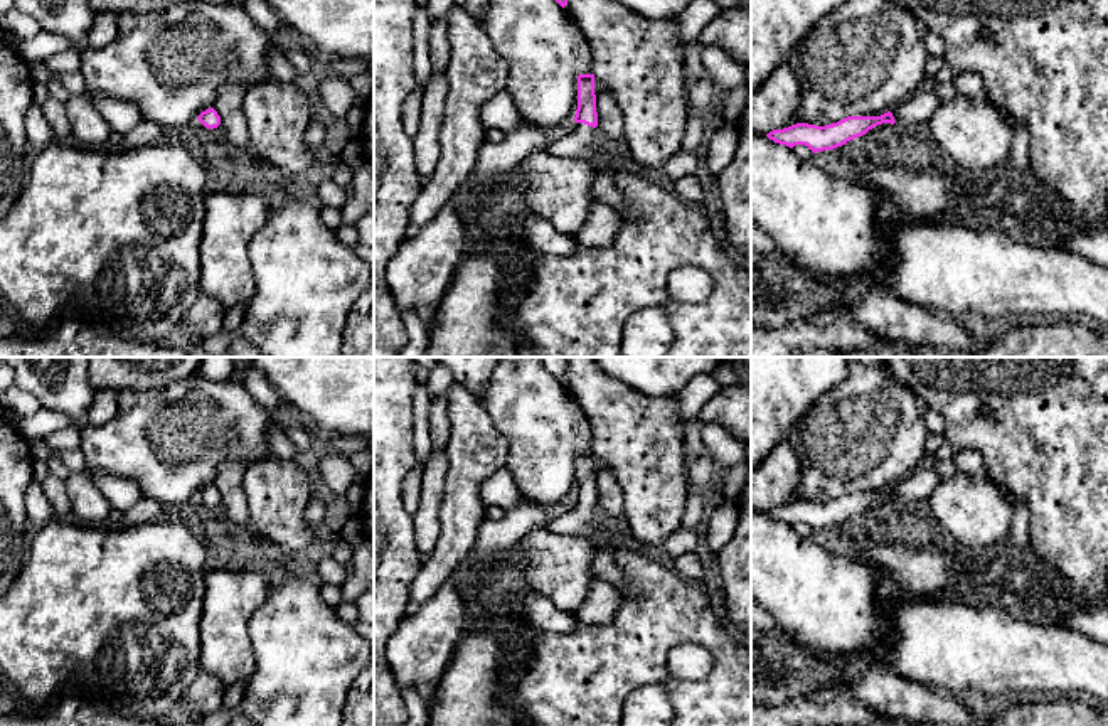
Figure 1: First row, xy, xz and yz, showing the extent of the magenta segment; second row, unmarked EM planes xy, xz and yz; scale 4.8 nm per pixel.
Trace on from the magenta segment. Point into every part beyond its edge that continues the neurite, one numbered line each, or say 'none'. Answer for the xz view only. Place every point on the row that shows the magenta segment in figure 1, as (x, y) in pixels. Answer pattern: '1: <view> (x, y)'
1: xz (575, 142)

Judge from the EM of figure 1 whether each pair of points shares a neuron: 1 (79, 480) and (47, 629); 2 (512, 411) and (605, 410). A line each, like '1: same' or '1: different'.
1: different
2: different

